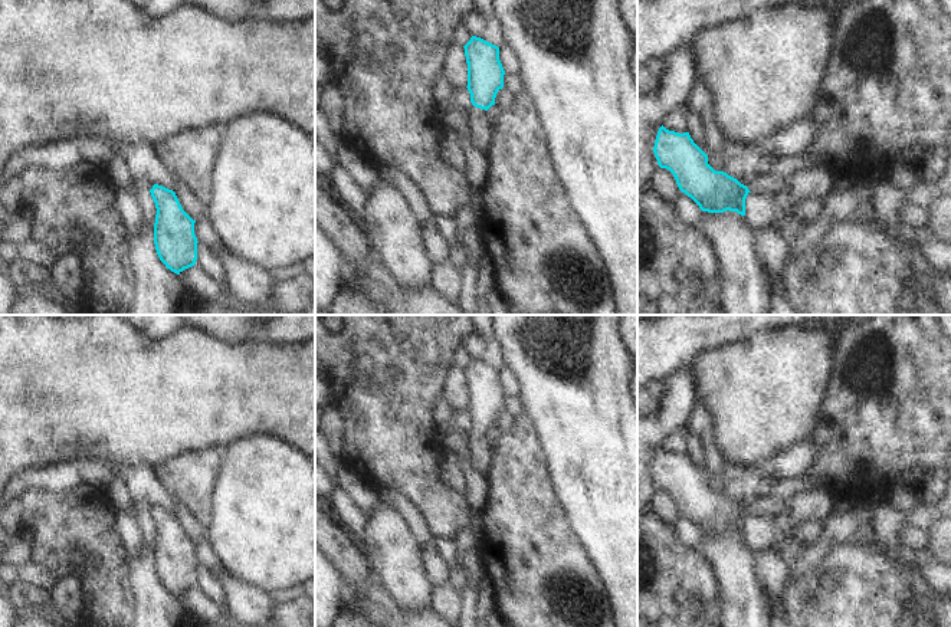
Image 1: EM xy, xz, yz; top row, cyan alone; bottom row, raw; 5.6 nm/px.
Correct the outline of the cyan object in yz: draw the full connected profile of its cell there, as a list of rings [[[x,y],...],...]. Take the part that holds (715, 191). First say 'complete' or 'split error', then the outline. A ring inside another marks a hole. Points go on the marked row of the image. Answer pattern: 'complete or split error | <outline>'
split error | [[[659,128],[655,157],[660,168],[669,170],[682,193],[691,197],[702,211],[724,213],[727,210],[745,216],[745,198],[750,193],[777,196],[788,193],[790,178],[804,168],[823,165],[822,158],[806,154],[777,157],[771,171],[757,177],[747,186],[708,164],[708,155],[693,142],[689,132]]]

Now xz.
split error | [[[472,36],[463,47],[468,63],[466,88],[472,102],[466,114],[466,124],[470,131],[470,142],[481,151],[491,144],[488,109],[495,105],[496,93],[504,88],[505,70],[499,60],[498,46]]]

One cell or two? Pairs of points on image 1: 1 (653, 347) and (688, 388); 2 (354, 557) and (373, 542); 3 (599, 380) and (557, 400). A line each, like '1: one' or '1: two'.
1: two
2: two
3: one

